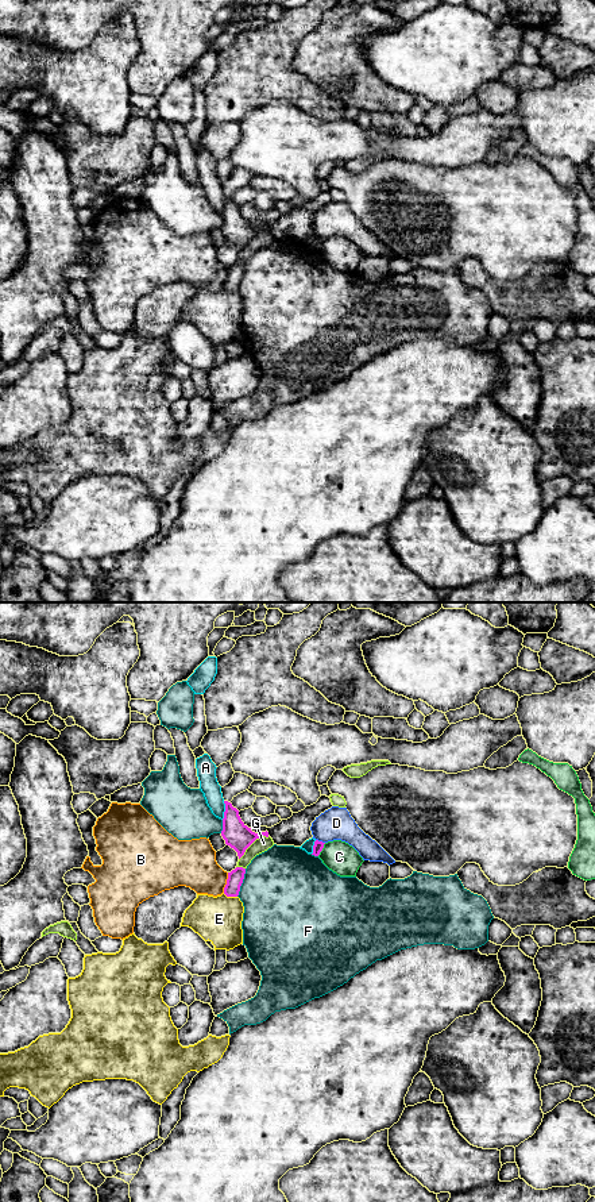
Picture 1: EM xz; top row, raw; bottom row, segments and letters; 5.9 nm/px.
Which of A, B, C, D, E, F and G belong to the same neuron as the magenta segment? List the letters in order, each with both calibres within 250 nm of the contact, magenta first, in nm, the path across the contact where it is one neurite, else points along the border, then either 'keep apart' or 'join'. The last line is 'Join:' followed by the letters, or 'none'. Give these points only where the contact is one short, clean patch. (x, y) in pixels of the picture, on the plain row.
A: 160 nm thick on the magenta side, 110 nm on the other; keep apart
B: 100 nm thick on the magenta side, 280 nm on the other; border along xz (228, 268), (223, 286); keep apart
C: 60 nm thick on the magenta side, 190 nm on the other; keep apart
D: 60 nm thick on the magenta side, 190 nm on the other; keep apart
E: 100 nm thick on the magenta side, 280 nm on the other; keep apart
F: 100 nm thick on the magenta side, 500 nm on the other; keep apart
G: 160 nm thick on the magenta side, 90 nm on the other; keep apart
Join: none

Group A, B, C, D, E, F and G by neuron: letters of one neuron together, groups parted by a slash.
A / B / C / D / E / F / G

